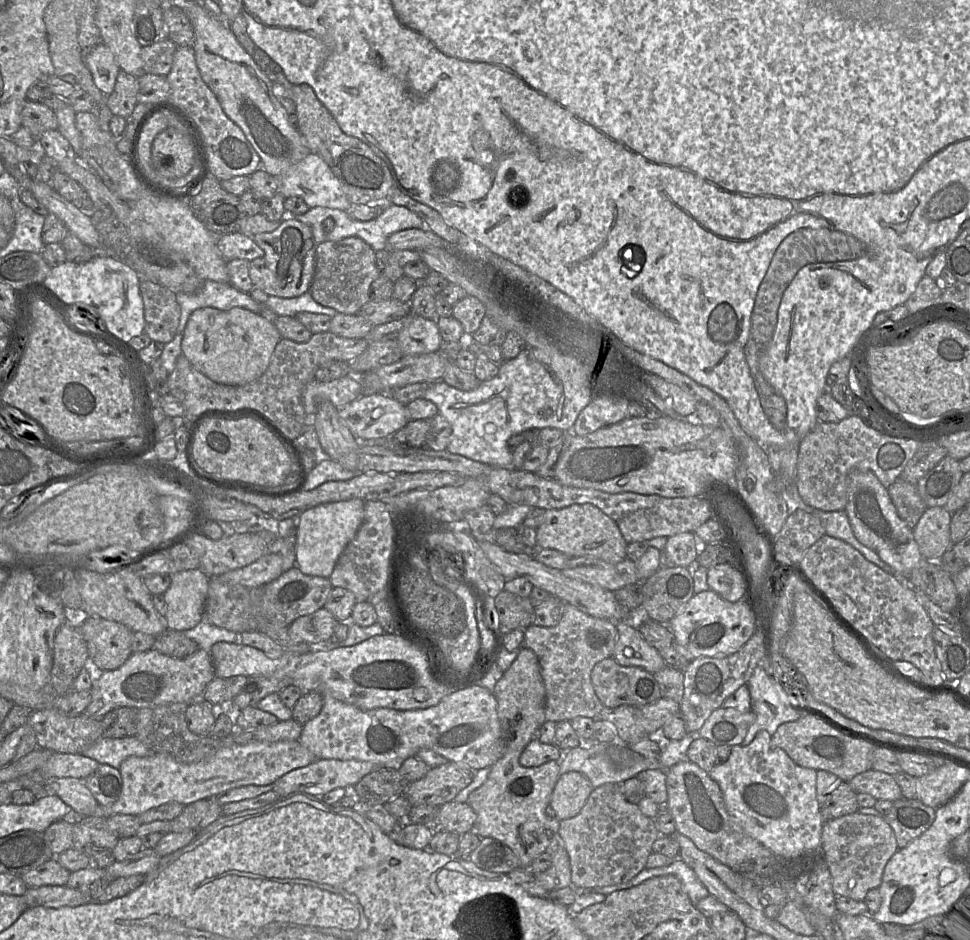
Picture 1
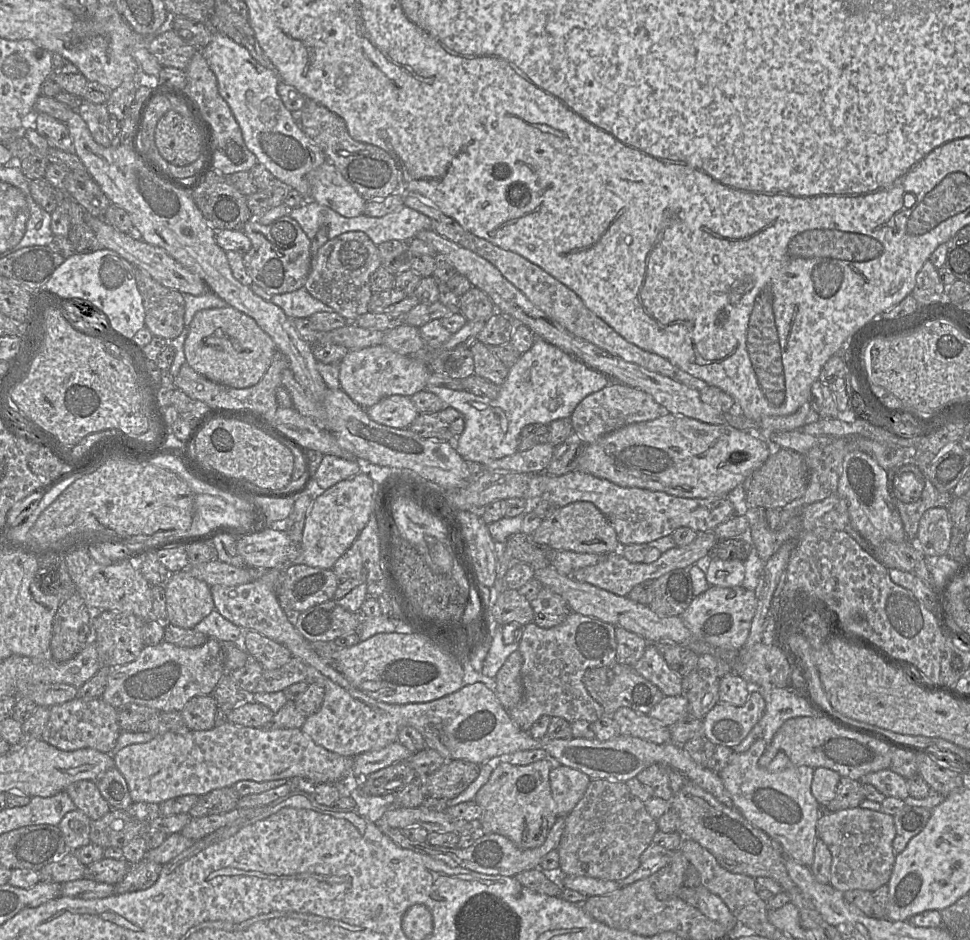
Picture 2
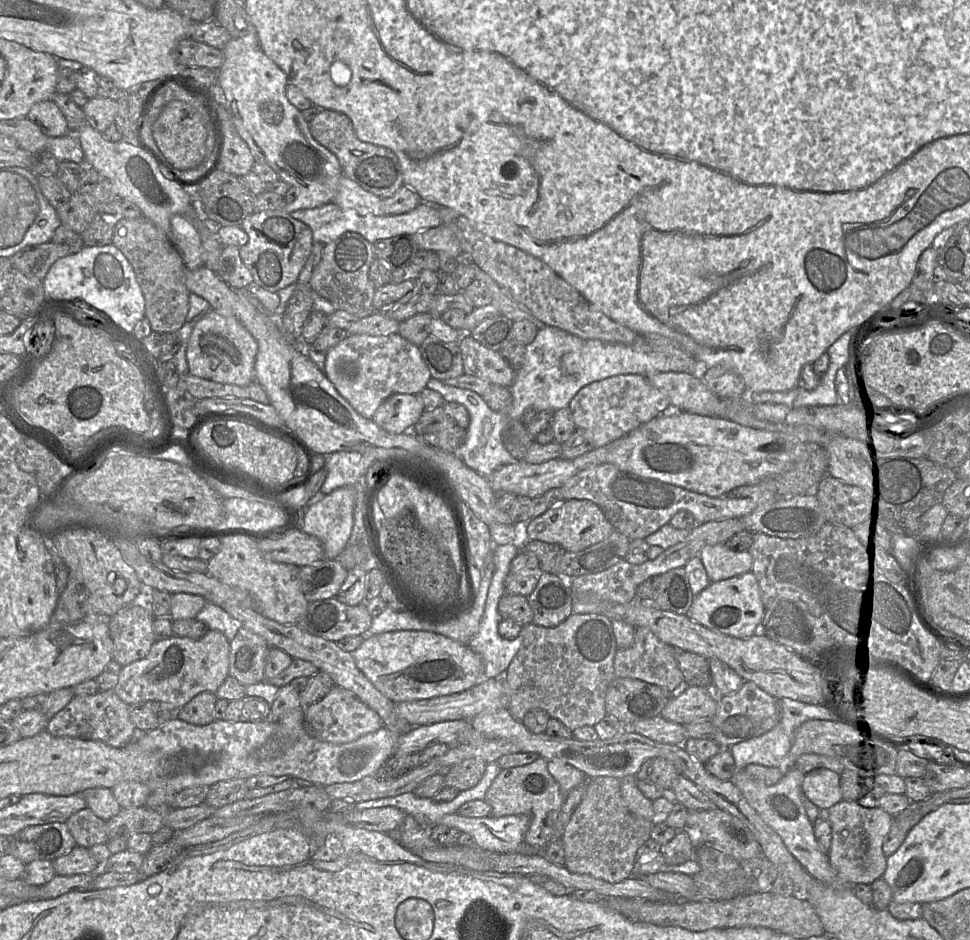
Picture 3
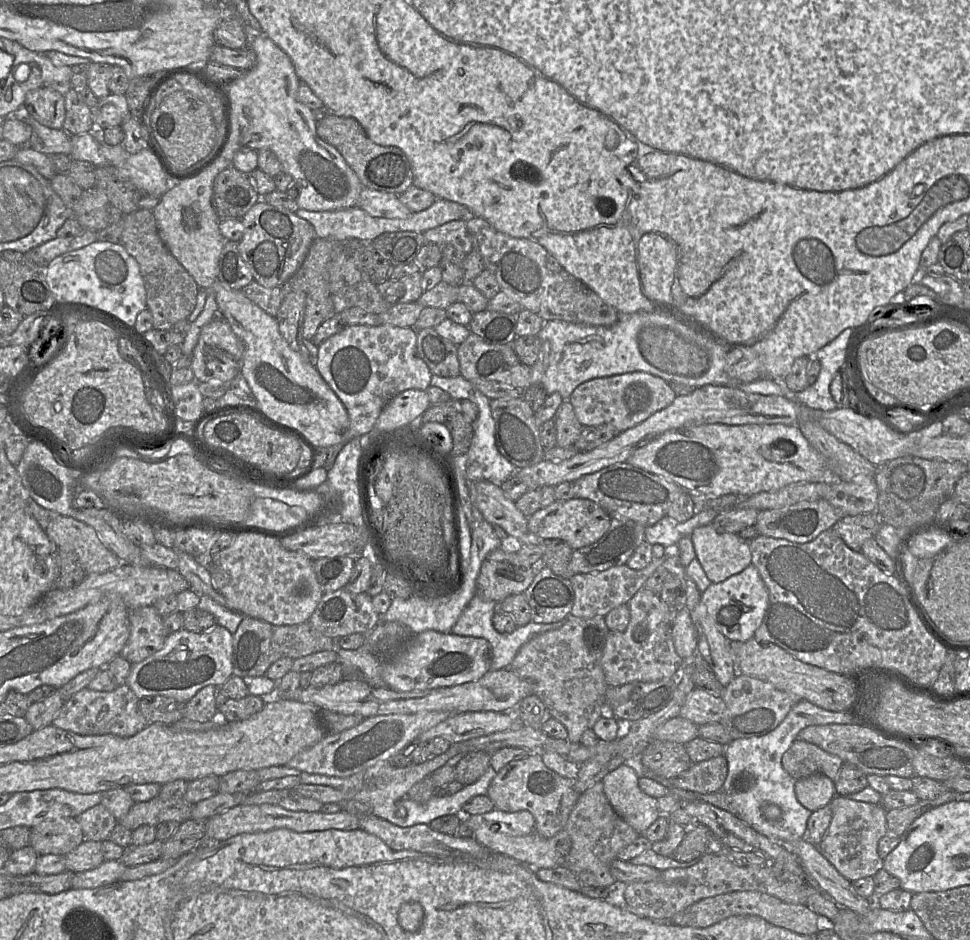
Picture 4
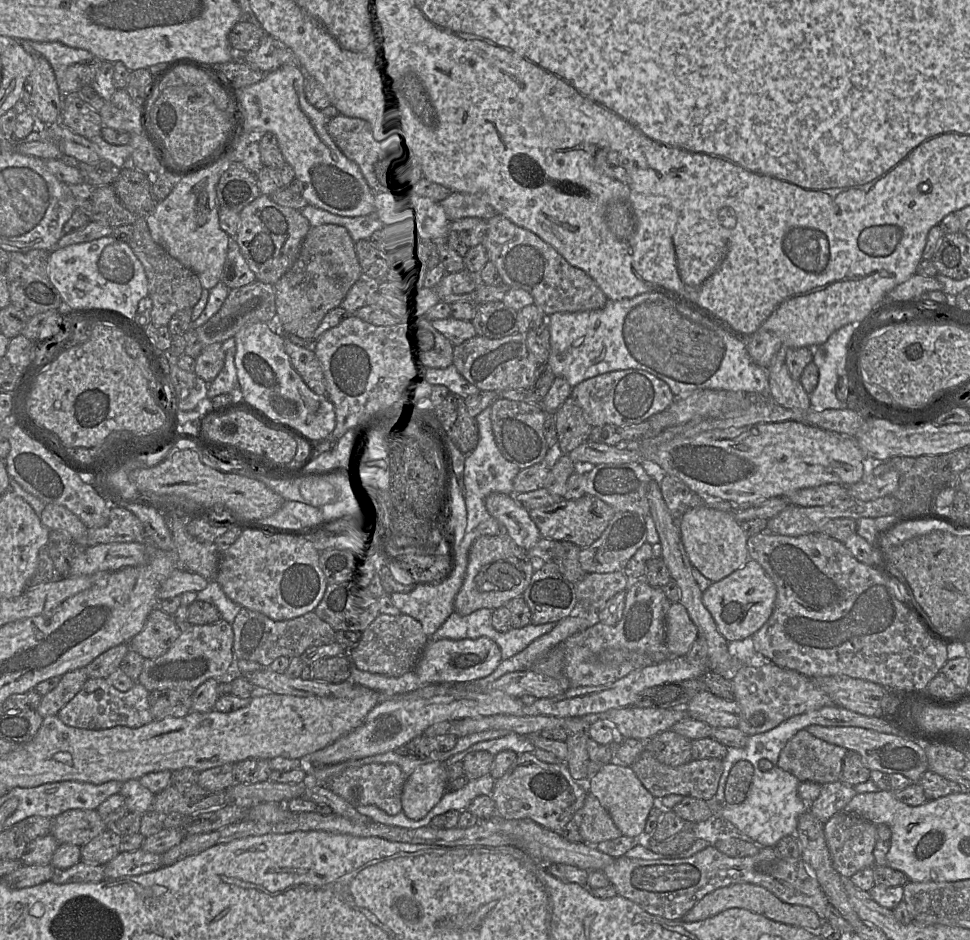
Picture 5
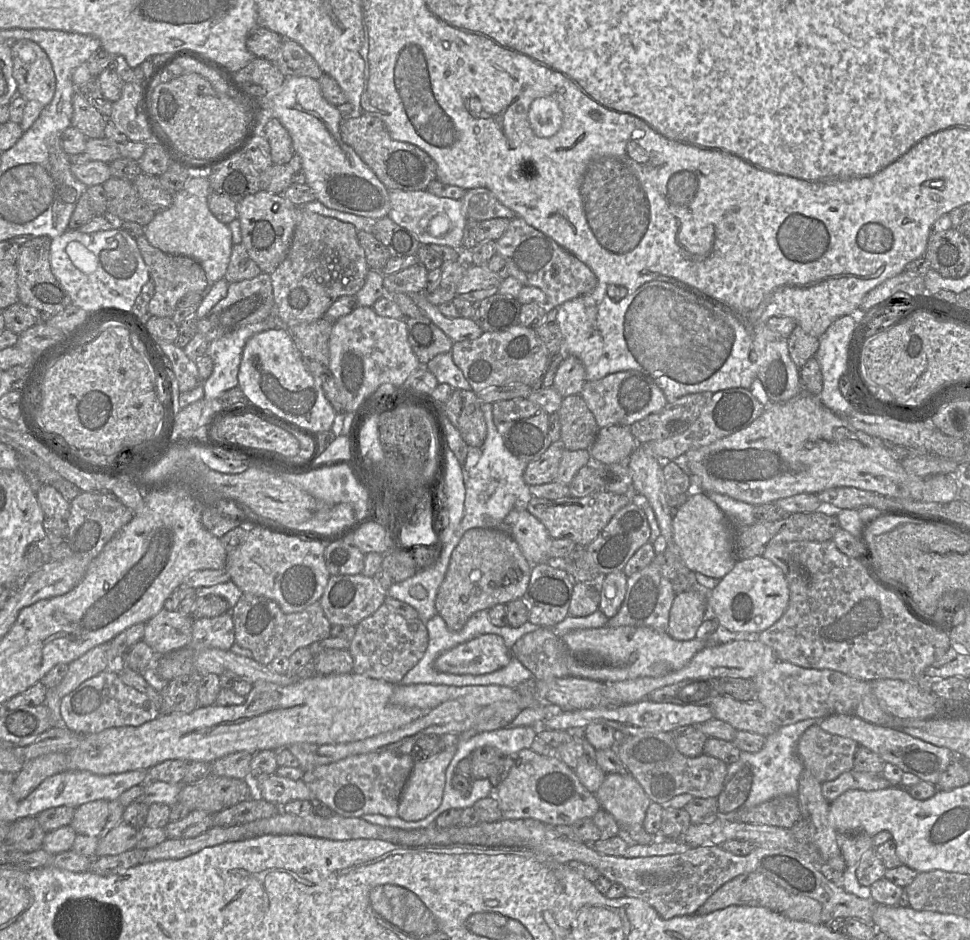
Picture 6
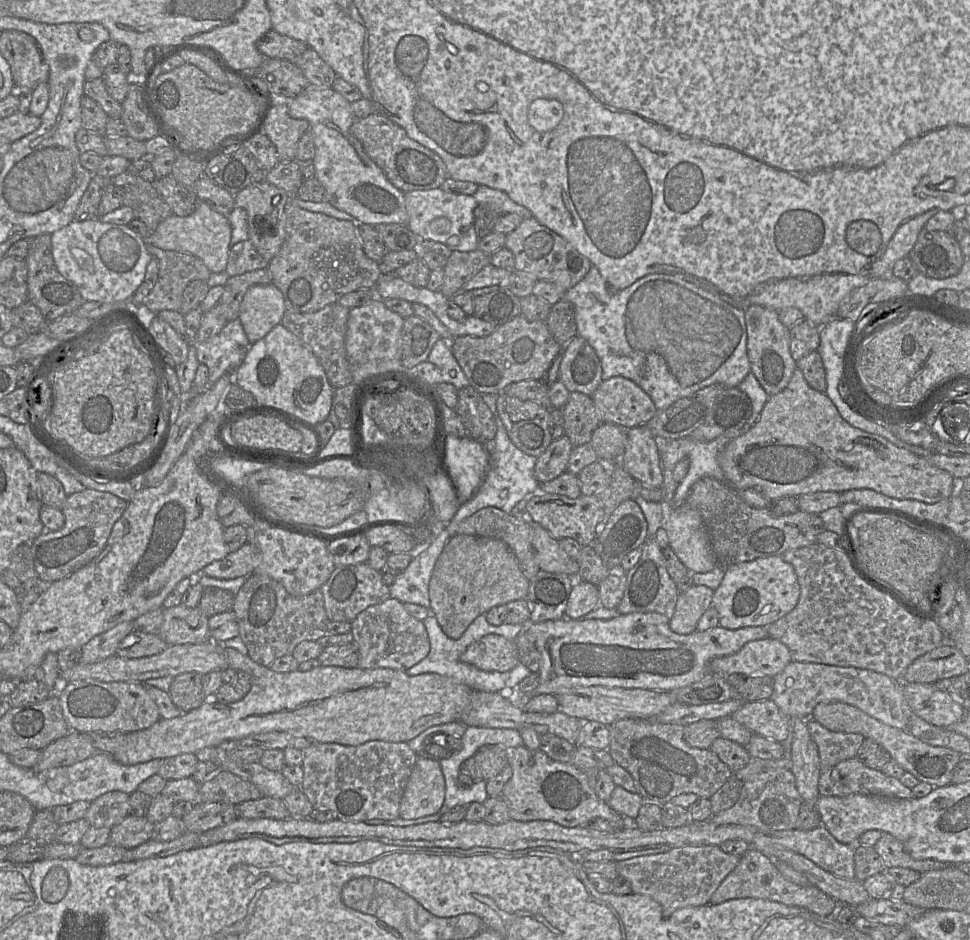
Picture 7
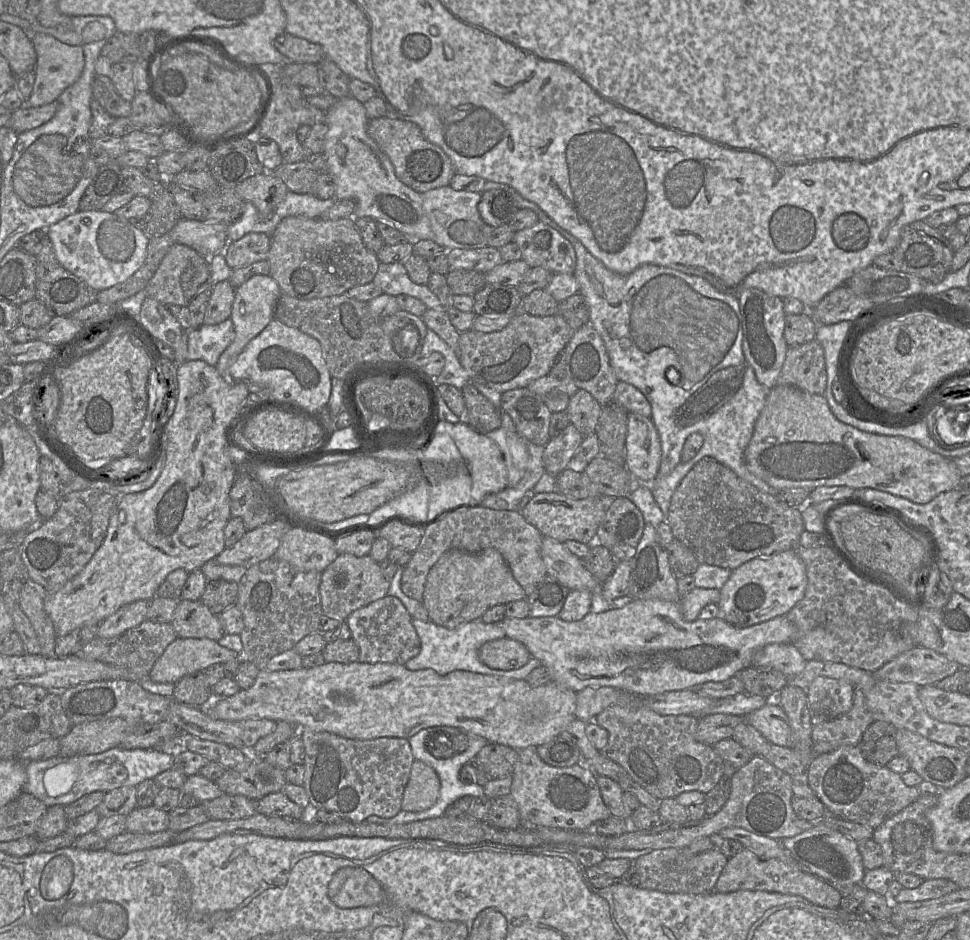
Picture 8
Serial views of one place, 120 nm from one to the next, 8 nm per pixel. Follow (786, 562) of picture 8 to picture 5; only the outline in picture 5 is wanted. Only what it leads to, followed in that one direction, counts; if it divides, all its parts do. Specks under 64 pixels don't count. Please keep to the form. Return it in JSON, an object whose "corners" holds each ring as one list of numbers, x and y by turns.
{"corners":[[749,559,740,569,723,578,703,592,702,600,711,613,719,632,728,642,753,636,771,616,777,589,762,566]]}

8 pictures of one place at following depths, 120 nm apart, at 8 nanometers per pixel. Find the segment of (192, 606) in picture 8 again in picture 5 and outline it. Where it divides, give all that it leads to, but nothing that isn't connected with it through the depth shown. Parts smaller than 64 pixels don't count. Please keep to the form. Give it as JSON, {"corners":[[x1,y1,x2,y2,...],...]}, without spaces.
{"corners":[[157,606,149,613,144,628,129,641,129,647,144,659,155,659,173,645,181,632,172,615]]}

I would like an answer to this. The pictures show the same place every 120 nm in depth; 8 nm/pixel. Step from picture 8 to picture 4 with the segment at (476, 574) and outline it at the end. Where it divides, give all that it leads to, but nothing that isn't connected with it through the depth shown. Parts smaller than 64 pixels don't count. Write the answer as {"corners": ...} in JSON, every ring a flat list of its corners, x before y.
{"corners":[[499,547,482,562,476,580,476,595,485,601,500,602,510,595,524,593,533,582,537,568,521,563,517,553]]}

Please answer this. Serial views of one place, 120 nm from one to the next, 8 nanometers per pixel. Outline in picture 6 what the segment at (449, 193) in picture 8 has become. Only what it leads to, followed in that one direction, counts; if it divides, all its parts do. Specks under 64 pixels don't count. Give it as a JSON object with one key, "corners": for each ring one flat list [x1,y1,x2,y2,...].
{"corners":[[400,189,390,190,391,209,388,217,404,229,412,232,423,245,444,245,454,249,462,248,462,241,468,220,462,212,461,199,436,196,429,191]]}

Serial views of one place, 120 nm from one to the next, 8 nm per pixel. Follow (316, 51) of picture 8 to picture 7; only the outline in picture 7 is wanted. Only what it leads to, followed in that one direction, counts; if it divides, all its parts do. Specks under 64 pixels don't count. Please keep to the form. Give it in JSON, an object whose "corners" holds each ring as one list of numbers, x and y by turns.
{"corners":[[271,29,257,41,256,47,267,58,287,59,294,62,308,45]]}

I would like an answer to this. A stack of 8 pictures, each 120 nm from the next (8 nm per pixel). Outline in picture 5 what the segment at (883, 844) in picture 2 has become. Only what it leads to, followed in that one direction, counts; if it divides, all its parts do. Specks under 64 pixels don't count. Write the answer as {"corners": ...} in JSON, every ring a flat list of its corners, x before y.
{"corners":[[842,810,825,823,824,835,833,867,843,878,850,878,857,871,875,865,873,850,879,839,877,825,872,822]]}

